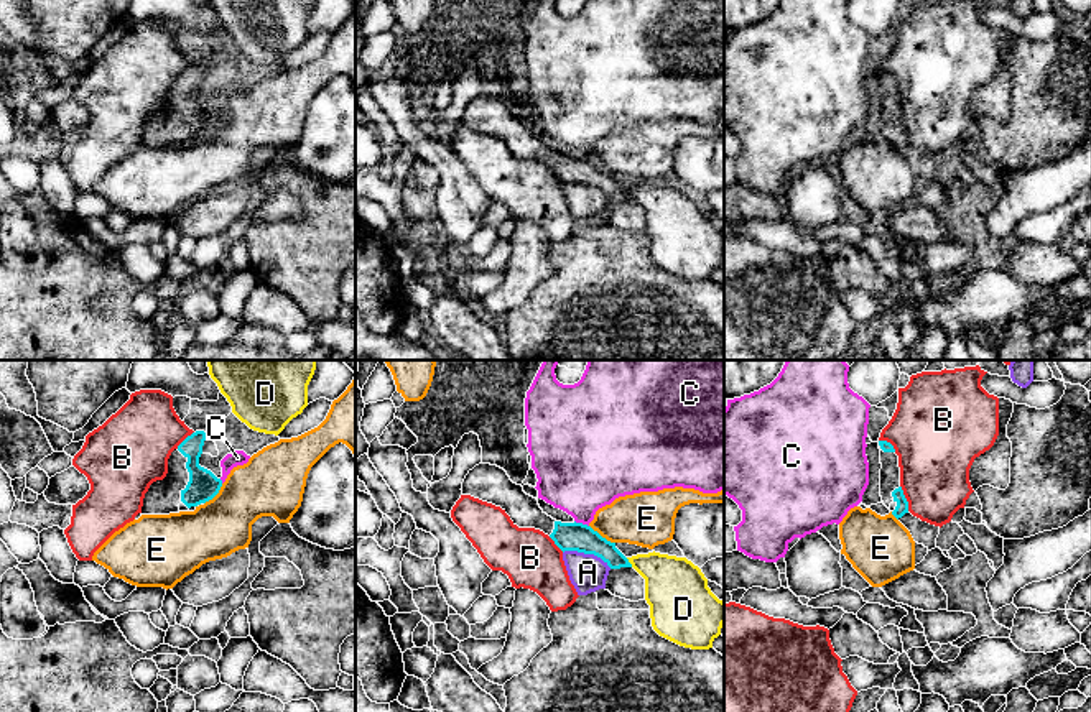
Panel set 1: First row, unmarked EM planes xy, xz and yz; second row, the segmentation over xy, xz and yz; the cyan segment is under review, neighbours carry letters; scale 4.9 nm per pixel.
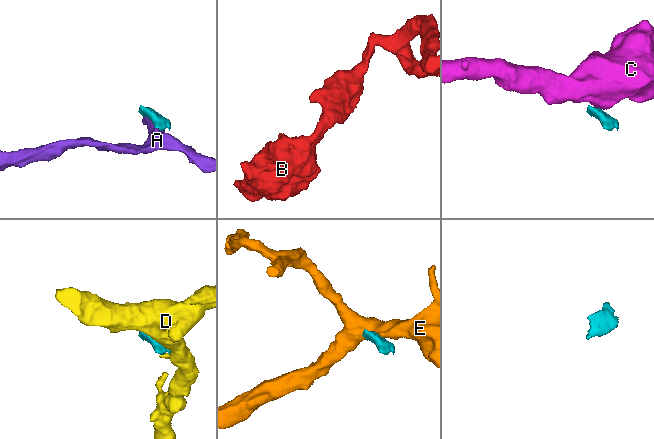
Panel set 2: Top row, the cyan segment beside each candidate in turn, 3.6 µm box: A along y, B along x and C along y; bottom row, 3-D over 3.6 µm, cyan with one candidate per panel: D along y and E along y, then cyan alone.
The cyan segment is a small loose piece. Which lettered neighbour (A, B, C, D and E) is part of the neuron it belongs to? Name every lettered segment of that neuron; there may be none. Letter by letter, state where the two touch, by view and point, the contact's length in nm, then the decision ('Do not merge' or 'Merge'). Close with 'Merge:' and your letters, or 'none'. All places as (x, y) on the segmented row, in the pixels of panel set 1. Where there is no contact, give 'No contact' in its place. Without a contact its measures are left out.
A: Touches cyan at xz (588, 553). Shared border 260 nm. Do not merge
B: Touches cyan at yz (905, 499). Shared border 130 nm. Do not merge
C: Touches cyan at xz (581, 523). Shared border 80 nm. Do not merge
D: Touches cyan at xz (629, 563). Shared border 60 nm. Do not merge
E: Touches cyan at xz (601, 536). Shared border 160 nm. Do not merge
Merge: none

